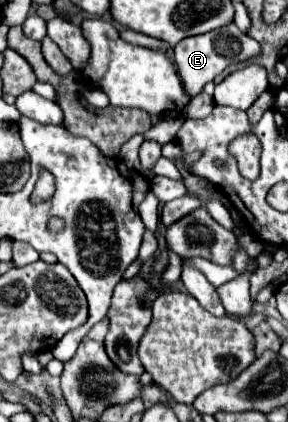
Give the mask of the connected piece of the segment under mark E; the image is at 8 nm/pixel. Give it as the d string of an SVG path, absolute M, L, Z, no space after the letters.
M229 23L227 27L221 27L219 31L209 31L207 35L187 37L175 45L177 75L189 97L199 95L203 91L203 87L207 85L207 81L213 81L227 65L245 61L255 55L259 55L259 43L255 39L251 39L249 35L241 33L235 23Z

